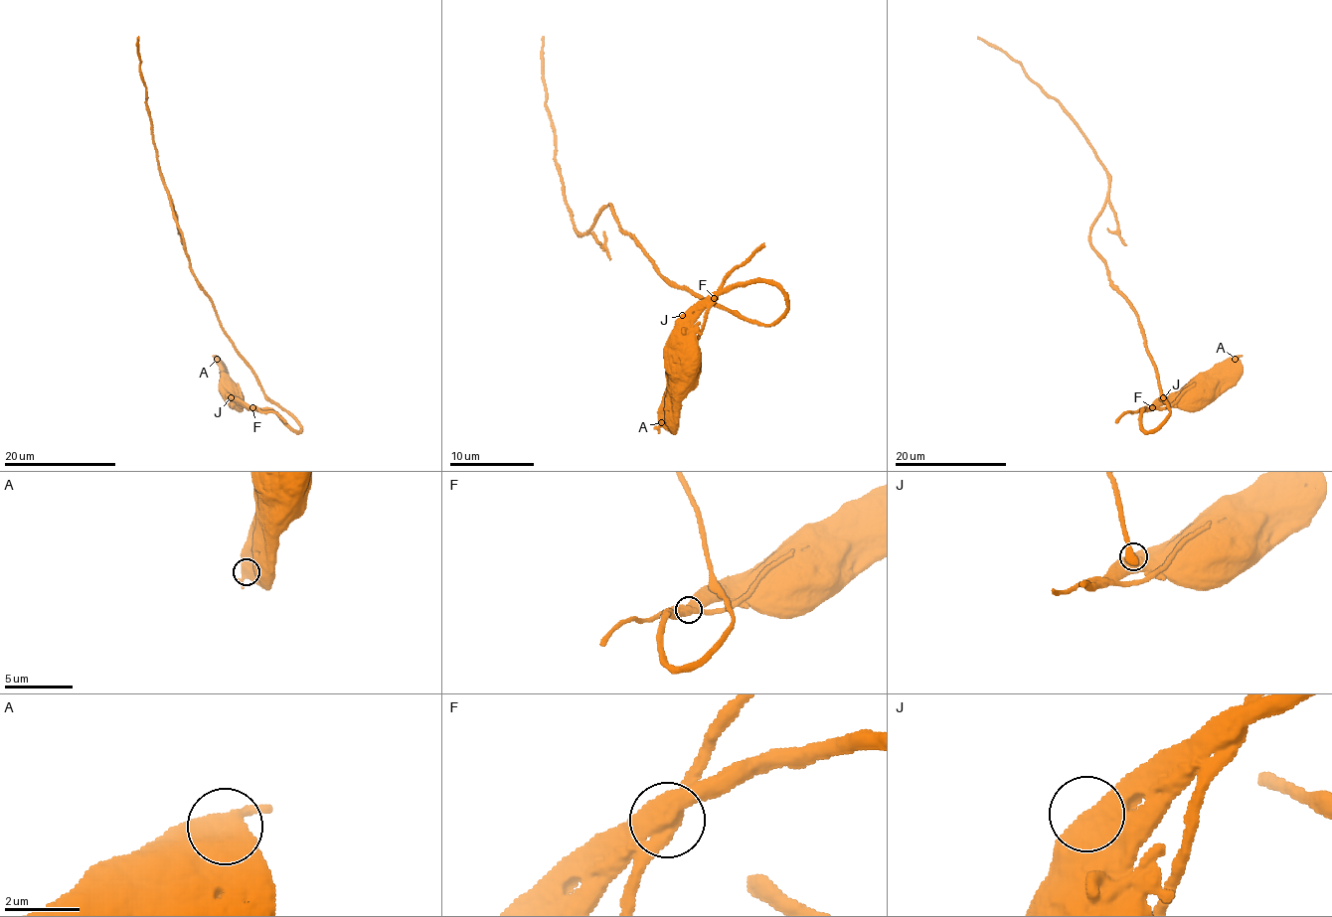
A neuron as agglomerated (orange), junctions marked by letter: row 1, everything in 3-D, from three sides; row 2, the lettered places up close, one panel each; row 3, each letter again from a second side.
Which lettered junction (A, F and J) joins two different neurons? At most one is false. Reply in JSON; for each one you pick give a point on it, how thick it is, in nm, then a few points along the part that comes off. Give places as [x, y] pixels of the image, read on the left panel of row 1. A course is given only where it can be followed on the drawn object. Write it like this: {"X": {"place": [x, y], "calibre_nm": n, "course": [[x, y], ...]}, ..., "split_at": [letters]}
{"F": {"place": [252, 407], "calibre_nm": 600, "course": [[251, 407], [247, 407], [237, 383]]}, "split_at": ["F"]}

